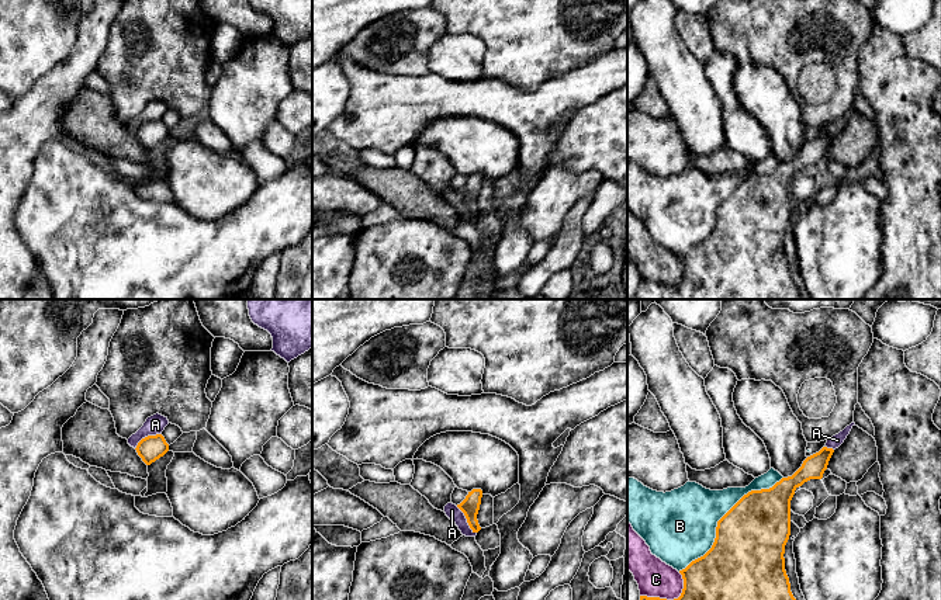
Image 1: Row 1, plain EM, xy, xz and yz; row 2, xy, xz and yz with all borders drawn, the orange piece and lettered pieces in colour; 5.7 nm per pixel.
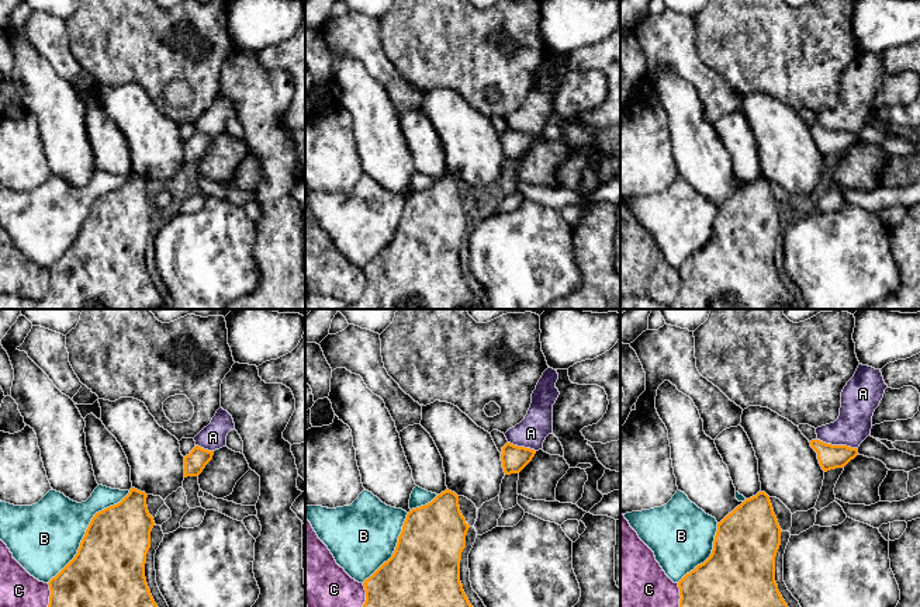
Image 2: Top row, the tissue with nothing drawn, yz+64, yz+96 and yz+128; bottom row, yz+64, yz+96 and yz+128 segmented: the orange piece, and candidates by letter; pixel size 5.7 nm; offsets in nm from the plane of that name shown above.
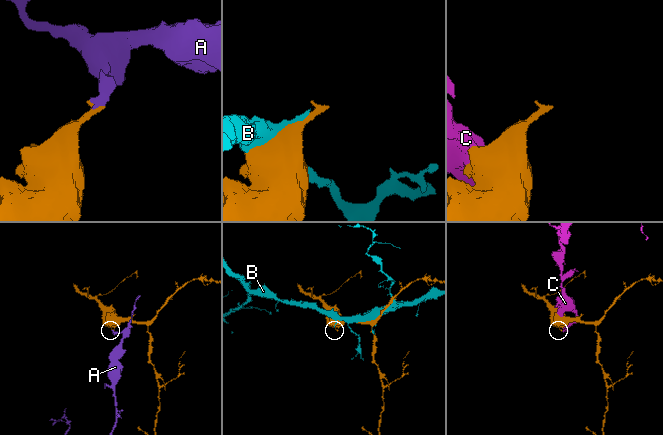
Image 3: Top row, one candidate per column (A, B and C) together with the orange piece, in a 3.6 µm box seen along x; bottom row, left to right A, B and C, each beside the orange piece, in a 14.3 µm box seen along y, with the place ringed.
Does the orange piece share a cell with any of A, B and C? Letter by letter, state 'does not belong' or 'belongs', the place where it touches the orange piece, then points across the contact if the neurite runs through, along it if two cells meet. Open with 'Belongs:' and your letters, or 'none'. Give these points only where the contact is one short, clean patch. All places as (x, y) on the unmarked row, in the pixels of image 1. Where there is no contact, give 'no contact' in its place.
Belongs: none
A: does not belong | xz (467, 205) | along xz (456, 191), (476, 218)
B: does not belong | yz (720, 204)
C: does not belong | yz (670, 285)

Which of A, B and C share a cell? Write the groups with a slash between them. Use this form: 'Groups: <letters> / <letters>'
Groups: A / B / C

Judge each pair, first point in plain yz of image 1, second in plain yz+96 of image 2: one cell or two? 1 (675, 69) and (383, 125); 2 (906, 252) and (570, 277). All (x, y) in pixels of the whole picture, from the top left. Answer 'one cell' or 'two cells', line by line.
1: one cell
2: two cells

